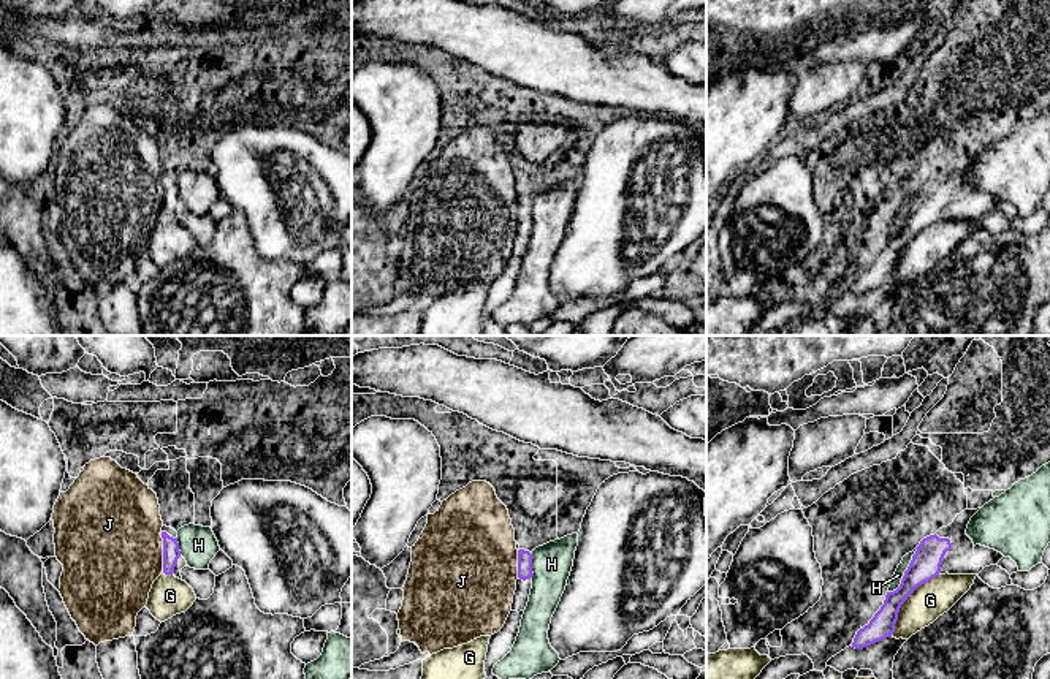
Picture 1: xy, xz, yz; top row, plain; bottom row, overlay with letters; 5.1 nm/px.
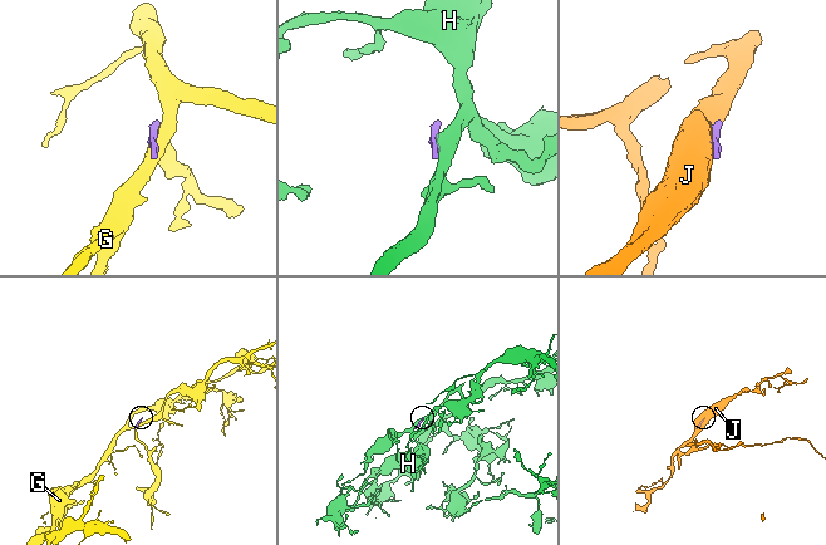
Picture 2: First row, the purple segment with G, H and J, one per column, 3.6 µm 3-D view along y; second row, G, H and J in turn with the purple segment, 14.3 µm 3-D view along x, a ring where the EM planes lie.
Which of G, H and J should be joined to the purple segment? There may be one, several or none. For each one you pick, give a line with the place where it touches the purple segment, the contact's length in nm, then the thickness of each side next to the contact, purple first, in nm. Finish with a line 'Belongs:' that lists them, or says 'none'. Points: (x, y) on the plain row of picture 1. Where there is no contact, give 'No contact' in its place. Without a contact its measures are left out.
Belongs: none

